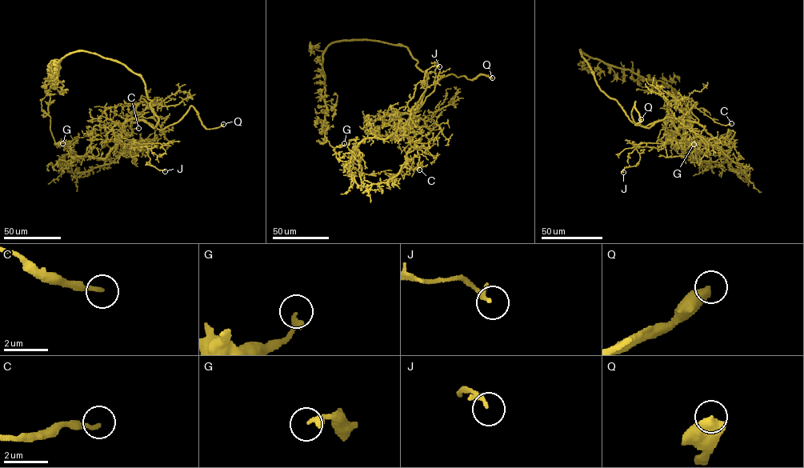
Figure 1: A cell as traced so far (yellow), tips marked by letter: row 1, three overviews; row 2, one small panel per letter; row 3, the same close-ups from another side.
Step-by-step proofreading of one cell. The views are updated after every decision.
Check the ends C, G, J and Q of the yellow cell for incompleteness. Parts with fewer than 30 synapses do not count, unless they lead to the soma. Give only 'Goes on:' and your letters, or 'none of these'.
Goes on: Q

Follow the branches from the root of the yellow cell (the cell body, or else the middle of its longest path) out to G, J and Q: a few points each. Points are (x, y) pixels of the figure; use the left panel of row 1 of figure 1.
G: (146, 90), (120, 63), (70, 53), (49, 92), (50, 129), (62, 143)
J: (146, 90), (157, 125), (129, 118), (120, 141), (145, 146), (149, 165), (165, 171)
Q: (146, 90), (158, 119), (154, 128), (148, 123), (162, 130), (176, 123), (191, 106), (206, 129), (223, 124)

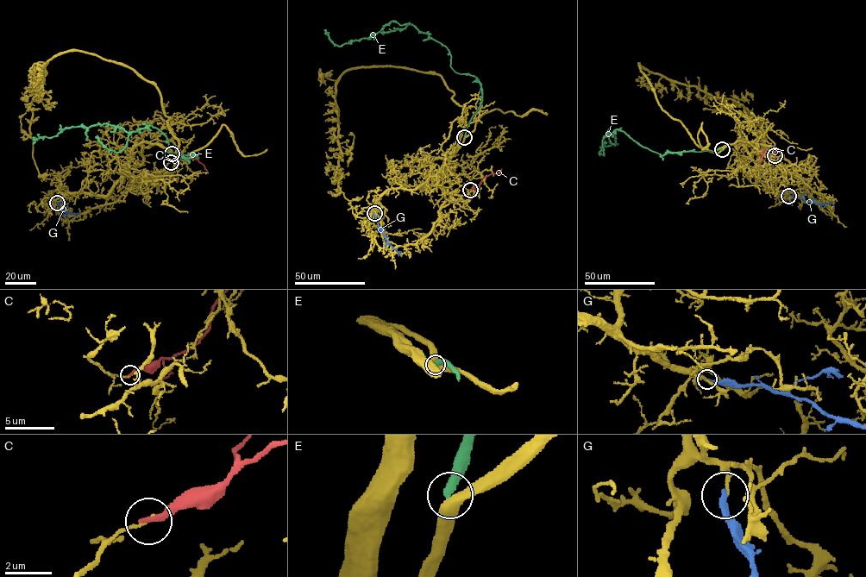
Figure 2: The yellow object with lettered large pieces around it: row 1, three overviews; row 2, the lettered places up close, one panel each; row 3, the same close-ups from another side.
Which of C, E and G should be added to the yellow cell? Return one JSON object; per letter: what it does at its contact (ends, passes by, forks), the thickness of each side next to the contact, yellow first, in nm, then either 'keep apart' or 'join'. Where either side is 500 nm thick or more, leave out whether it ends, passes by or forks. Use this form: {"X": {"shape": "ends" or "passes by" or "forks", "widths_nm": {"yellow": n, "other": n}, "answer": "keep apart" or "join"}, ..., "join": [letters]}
{"C": {"shape": "ends", "widths_nm": {"yellow": 120, "other": 280}, "answer": "keep apart"}, "E": {"shape": "ends", "widths_nm": {"yellow": 420, "other": 360}, "answer": "keep apart"}, "G": {"shape": "ends", "widths_nm": {"yellow": 120, "other": 280}, "answer": "keep apart"}, "join": []}

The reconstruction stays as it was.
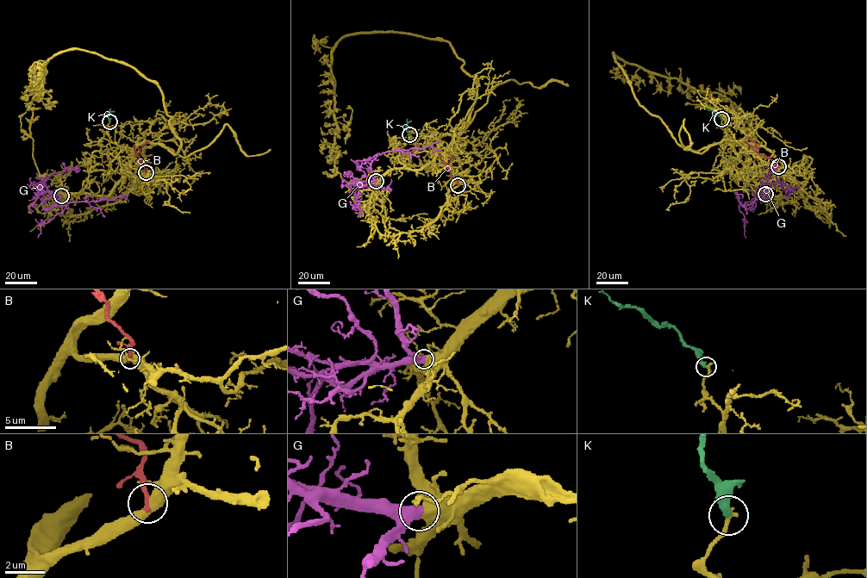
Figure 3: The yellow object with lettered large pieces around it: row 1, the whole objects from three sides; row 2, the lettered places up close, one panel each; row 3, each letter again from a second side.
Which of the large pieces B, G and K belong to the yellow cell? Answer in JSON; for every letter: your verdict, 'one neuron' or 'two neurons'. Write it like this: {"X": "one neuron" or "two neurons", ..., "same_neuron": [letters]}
{"B": "two neurons", "G": "one neuron", "K": "two neurons", "same_neuron": ["G"]}

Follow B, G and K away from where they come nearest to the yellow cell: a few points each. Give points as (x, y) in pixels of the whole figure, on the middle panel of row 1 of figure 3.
B: (458, 185), (445, 164), (453, 156)
G: (376, 180), (371, 167), (371, 161), (379, 154), (431, 146), (434, 149), (440, 149)
K: (409, 134), (405, 127), (408, 119)

